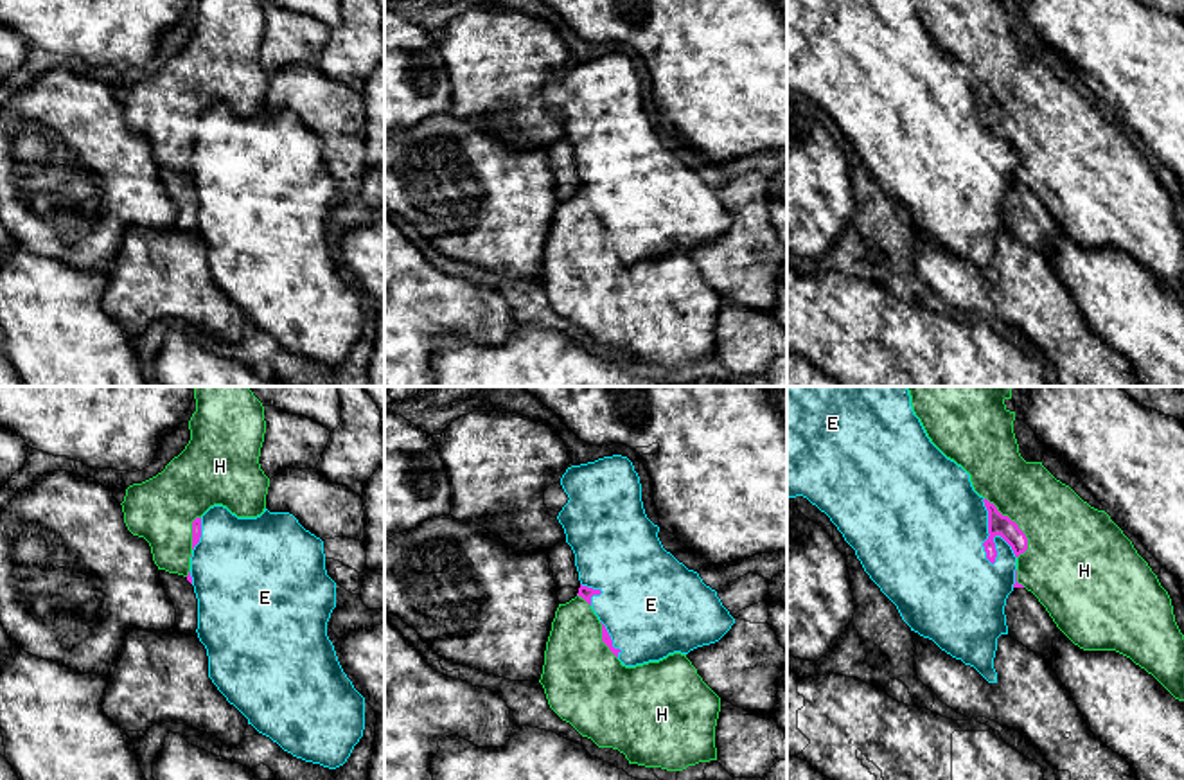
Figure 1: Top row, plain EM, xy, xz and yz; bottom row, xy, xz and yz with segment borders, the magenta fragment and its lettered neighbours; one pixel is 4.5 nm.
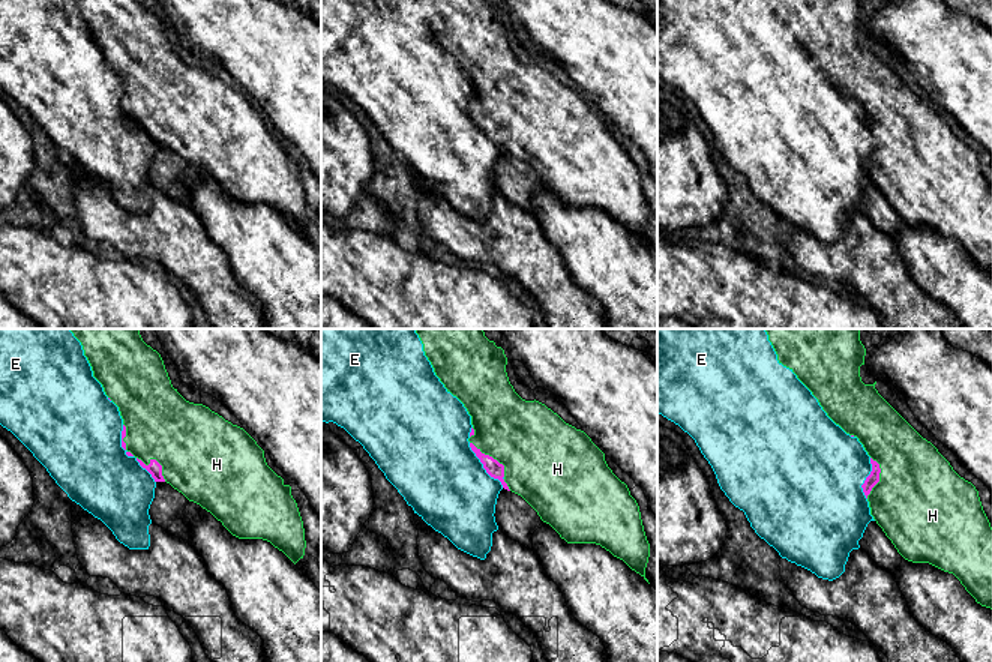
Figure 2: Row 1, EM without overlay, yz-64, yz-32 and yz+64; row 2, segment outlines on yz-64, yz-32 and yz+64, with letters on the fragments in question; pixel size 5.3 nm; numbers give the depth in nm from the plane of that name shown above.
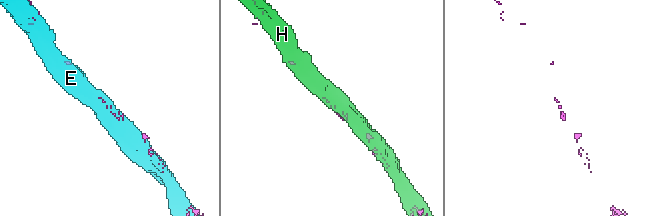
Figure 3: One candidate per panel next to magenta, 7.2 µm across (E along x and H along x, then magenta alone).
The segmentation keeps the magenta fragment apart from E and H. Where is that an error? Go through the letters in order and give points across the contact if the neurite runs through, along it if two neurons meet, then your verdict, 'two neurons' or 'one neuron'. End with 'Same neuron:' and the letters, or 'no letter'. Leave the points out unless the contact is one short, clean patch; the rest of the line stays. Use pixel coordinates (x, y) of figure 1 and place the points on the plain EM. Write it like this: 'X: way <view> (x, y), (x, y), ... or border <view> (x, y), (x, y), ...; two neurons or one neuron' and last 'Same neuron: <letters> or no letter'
E: one neuron
H: two neurons
Same neuron: E

